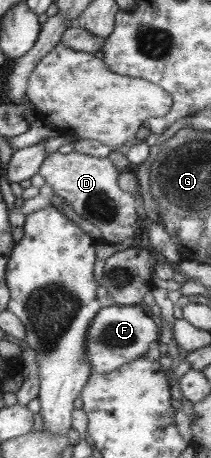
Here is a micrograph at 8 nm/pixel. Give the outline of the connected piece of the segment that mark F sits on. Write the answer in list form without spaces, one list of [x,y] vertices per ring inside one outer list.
[[[113,304],[99,308],[83,337],[83,352],[87,354],[91,373],[109,373],[145,355],[149,343],[158,339],[157,330],[155,321],[139,306]]]

